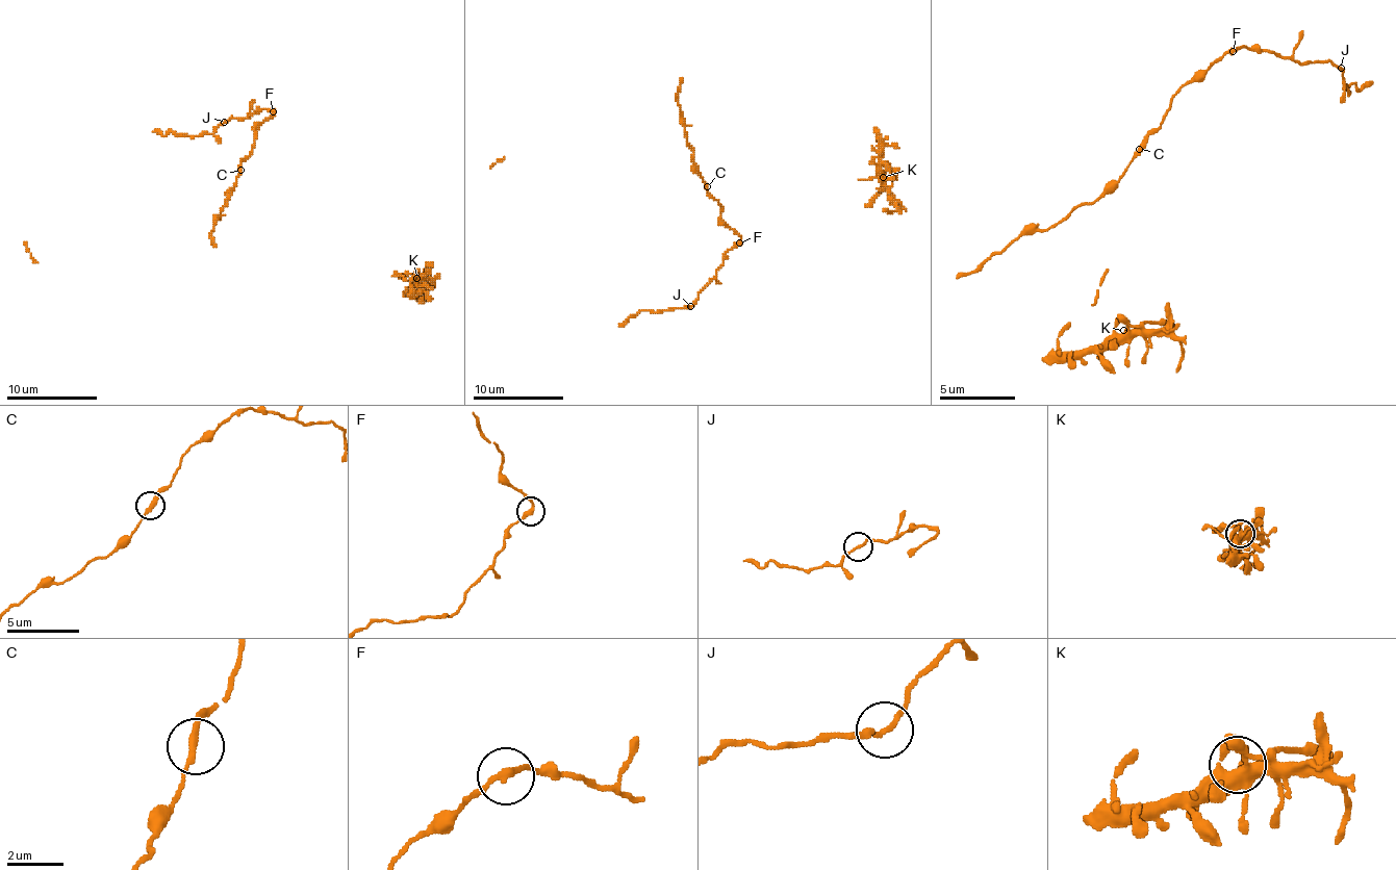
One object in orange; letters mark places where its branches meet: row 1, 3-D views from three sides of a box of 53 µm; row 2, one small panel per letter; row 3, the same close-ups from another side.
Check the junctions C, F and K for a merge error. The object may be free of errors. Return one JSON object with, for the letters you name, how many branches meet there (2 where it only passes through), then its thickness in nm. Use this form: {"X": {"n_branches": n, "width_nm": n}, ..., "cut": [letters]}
{"cut": []}

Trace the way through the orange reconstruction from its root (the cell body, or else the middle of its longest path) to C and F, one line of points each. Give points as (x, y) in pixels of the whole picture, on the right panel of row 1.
C: (1116, 182), (1139, 149)
F: (1116, 182), (1139, 145), (1162, 122), (1169, 99), (1185, 84), (1192, 84), (1211, 66), (1234, 50)

